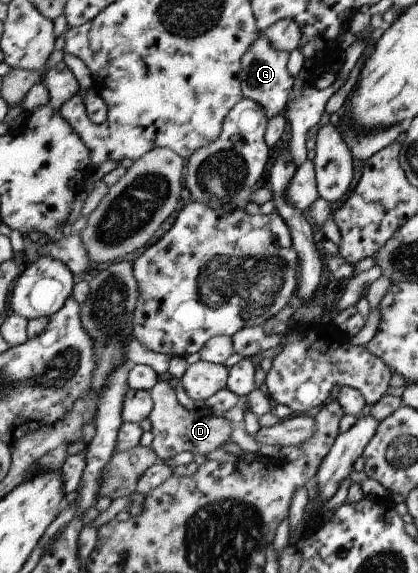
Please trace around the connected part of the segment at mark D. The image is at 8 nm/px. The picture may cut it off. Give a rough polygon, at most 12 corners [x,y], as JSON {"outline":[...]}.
{"outline":[[167,381],[151,391],[153,450],[208,455],[236,428],[210,407],[186,409]]}

